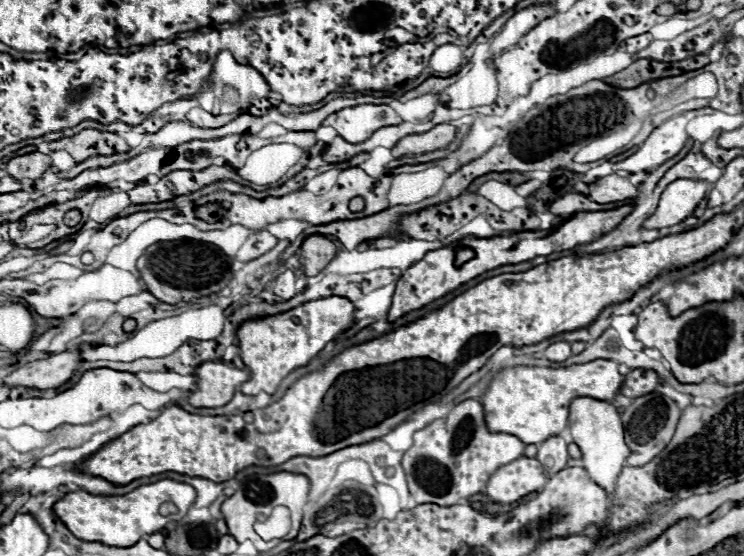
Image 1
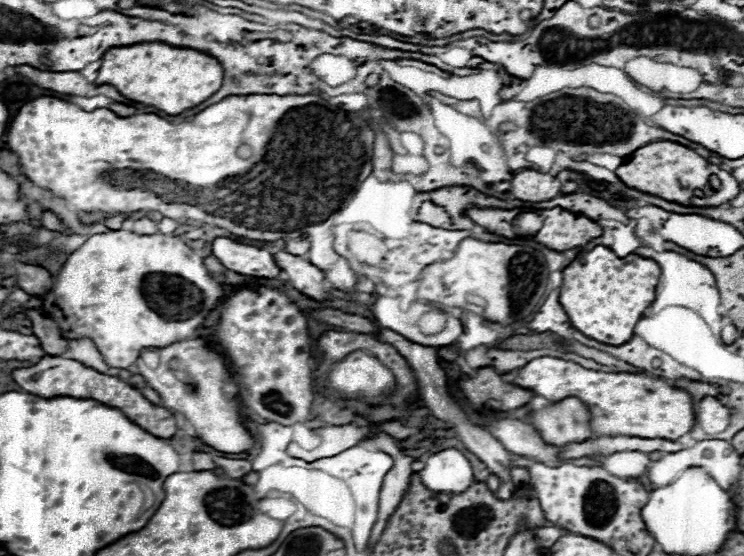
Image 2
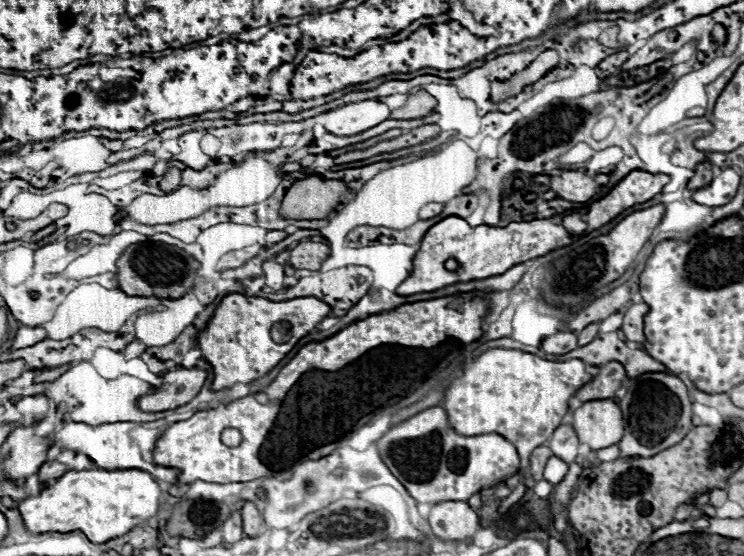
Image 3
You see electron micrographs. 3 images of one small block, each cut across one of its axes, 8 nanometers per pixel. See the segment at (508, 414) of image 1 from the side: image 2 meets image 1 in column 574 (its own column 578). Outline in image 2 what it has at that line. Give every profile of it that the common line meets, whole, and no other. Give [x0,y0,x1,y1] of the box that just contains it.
[514,356,696,440]

